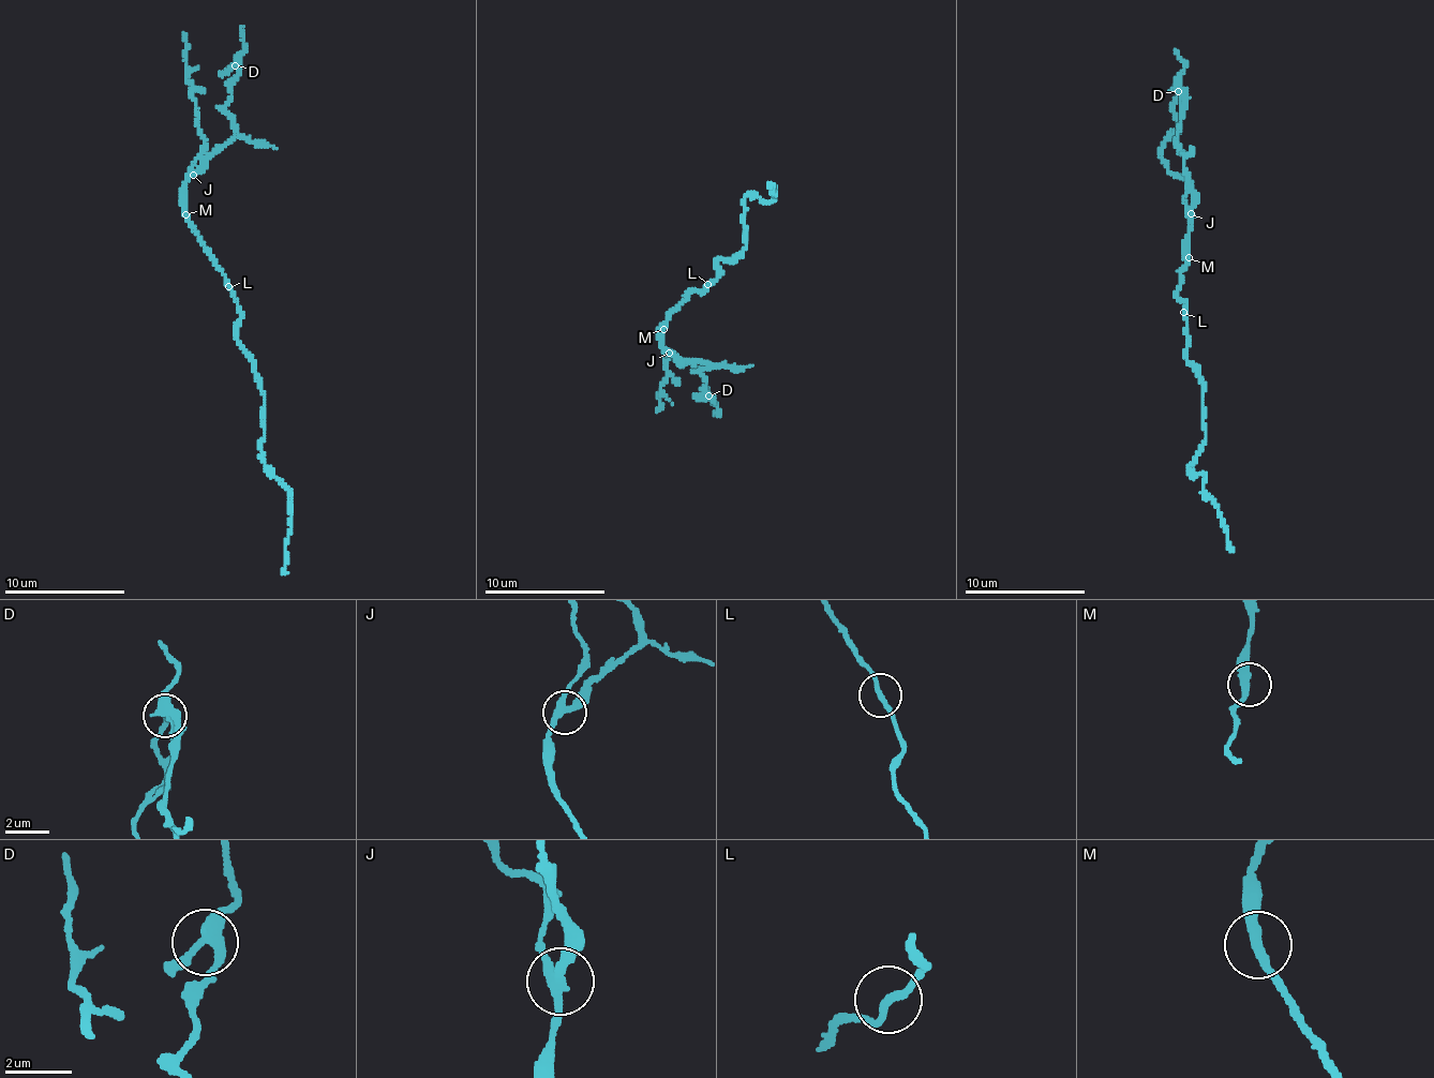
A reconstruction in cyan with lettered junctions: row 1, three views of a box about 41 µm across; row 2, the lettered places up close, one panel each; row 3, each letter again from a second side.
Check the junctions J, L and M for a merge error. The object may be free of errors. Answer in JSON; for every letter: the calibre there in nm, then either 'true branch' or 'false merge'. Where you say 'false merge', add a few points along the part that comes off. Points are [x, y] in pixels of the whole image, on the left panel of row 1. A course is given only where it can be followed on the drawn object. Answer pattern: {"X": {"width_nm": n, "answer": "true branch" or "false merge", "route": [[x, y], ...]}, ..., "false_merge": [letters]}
{"J": {"width_nm": 280, "answer": "false merge", "route": [[192, 176], [235, 135], [225, 102], [247, 49], [240, 26]]}, "L": {"width_nm": 200, "answer": "true branch"}, "M": {"width_nm": 320, "answer": "true branch"}, "false_merge": ["J"]}

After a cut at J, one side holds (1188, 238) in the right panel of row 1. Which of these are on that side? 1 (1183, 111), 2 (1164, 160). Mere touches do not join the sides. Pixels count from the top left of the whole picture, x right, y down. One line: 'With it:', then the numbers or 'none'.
With it: 2

